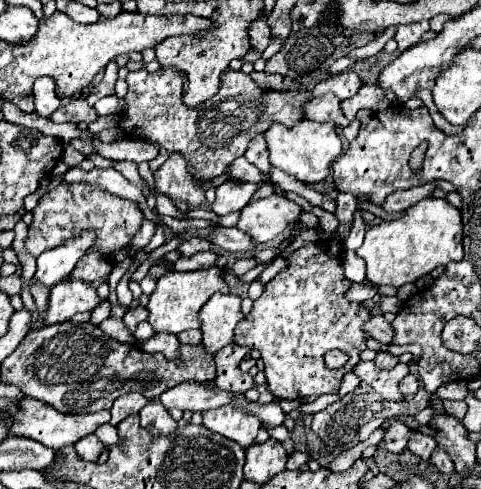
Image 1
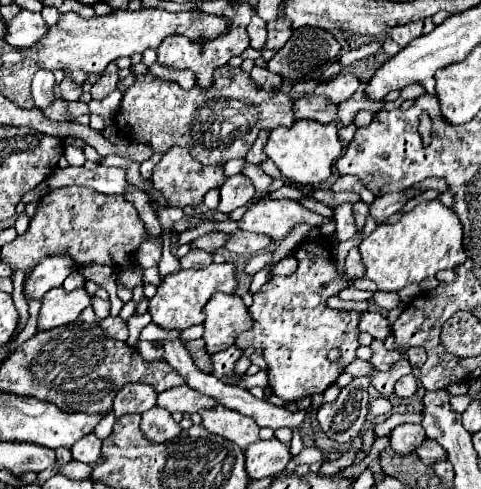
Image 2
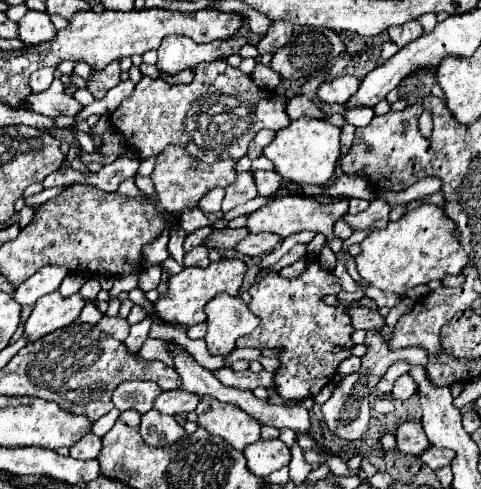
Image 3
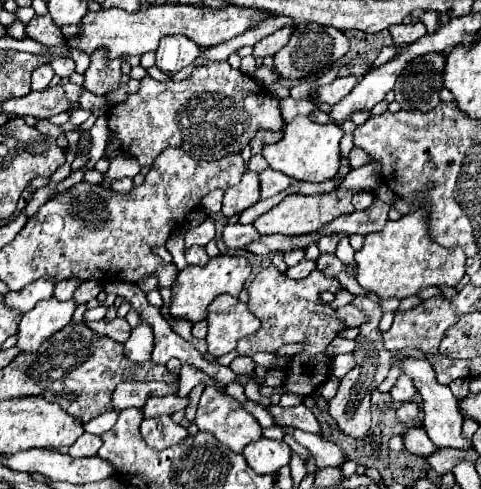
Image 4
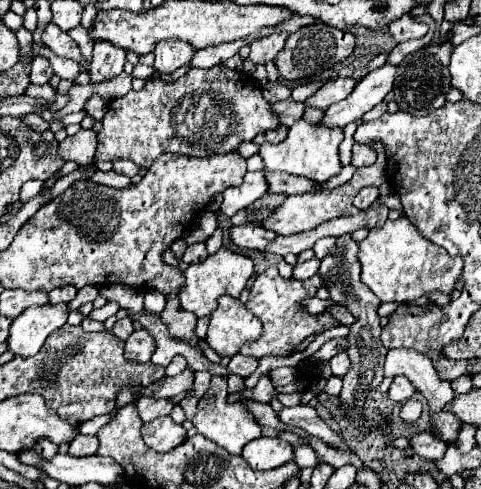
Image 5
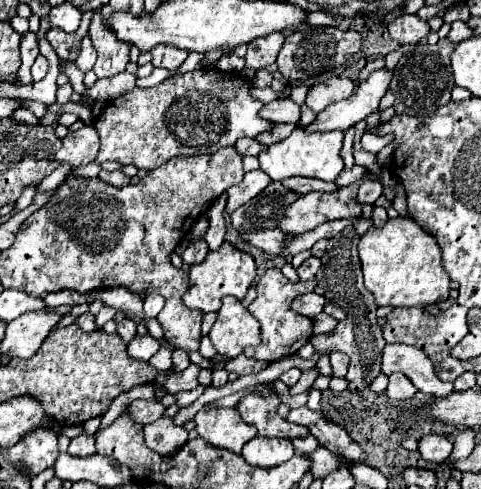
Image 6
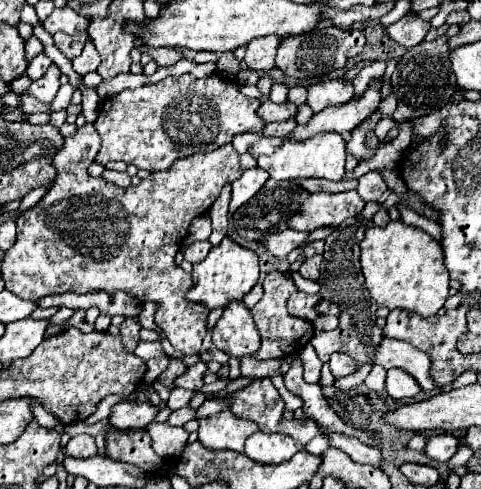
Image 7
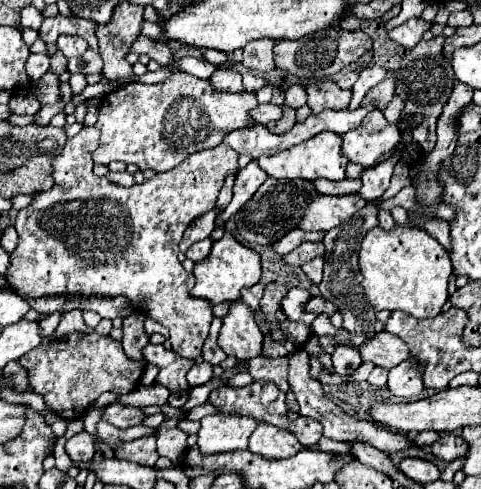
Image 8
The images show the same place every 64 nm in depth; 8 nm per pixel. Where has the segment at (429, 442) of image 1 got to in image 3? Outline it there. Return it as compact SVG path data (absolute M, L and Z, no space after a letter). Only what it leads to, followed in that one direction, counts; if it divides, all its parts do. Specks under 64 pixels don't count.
M430 446L426 452L420 454L420 458L422 458L424 464L428 464L432 470L440 470L440 468L452 464L454 452L452 452L452 450L446 450L446 448L434 448L434 446Z

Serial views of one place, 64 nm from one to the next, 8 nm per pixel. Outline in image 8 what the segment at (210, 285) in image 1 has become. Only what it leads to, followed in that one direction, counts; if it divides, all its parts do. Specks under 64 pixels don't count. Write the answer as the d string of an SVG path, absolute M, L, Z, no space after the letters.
M224 232L224 236L212 244L208 258L194 266L194 276L196 286L190 290L192 296L206 298L212 304L220 304L224 300L238 300L242 288L254 286L260 280L260 254L240 244L230 232Z

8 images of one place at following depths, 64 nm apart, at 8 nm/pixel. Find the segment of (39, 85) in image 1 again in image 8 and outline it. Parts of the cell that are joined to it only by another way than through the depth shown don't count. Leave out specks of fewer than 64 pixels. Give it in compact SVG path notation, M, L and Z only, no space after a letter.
M30 54L26 62L26 72L32 80L40 80L48 72L48 66L50 66L50 60L46 54Z

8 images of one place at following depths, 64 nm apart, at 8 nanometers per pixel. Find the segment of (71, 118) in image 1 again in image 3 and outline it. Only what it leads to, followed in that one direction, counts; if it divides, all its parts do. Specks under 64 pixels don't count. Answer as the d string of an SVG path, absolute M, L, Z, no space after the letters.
M58 78L52 82L52 86L48 90L38 92L38 94L32 92L28 96L28 102L24 102L22 106L32 112L38 112L42 116L48 116L48 118L56 118L60 114L74 116L76 112L82 110L82 106L64 92L64 86Z

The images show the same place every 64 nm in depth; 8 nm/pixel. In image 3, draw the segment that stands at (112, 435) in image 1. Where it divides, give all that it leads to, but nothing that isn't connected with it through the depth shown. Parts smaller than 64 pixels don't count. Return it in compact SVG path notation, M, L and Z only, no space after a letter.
M114 408L114 410L110 410L108 414L104 414L102 418L98 418L96 422L92 422L92 432L96 434L96 436L104 436L112 426L114 426L114 422L118 420L118 416L120 416L120 412Z

